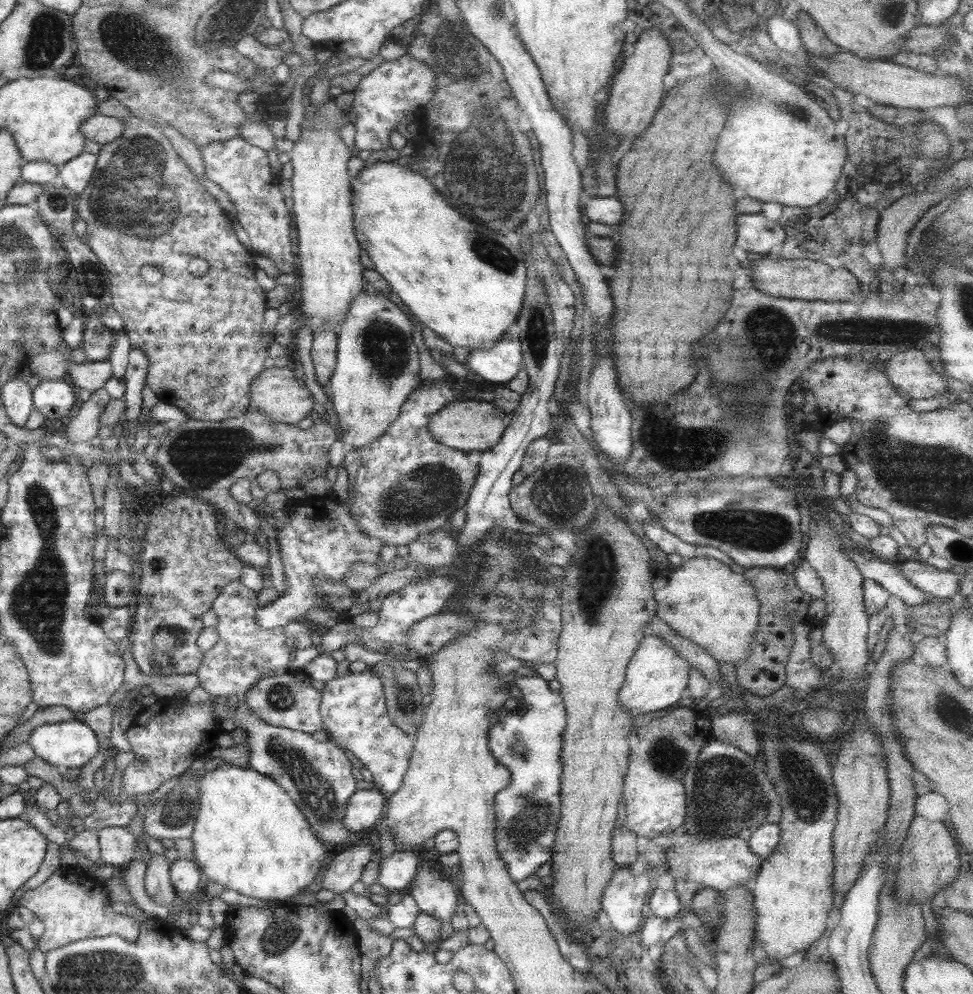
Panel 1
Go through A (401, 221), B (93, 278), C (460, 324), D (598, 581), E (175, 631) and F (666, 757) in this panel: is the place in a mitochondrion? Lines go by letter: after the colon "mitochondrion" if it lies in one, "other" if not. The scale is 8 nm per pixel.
A: other
B: mitochondrion
C: other
D: mitochondrion
E: other
F: mitochondrion

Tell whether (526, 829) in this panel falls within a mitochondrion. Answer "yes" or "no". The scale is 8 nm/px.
yes

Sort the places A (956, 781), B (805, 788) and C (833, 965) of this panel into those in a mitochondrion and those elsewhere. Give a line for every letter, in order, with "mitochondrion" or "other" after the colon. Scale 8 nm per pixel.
A: other
B: mitochondrion
C: other

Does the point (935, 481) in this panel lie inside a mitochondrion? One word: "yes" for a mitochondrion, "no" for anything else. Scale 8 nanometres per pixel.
yes

